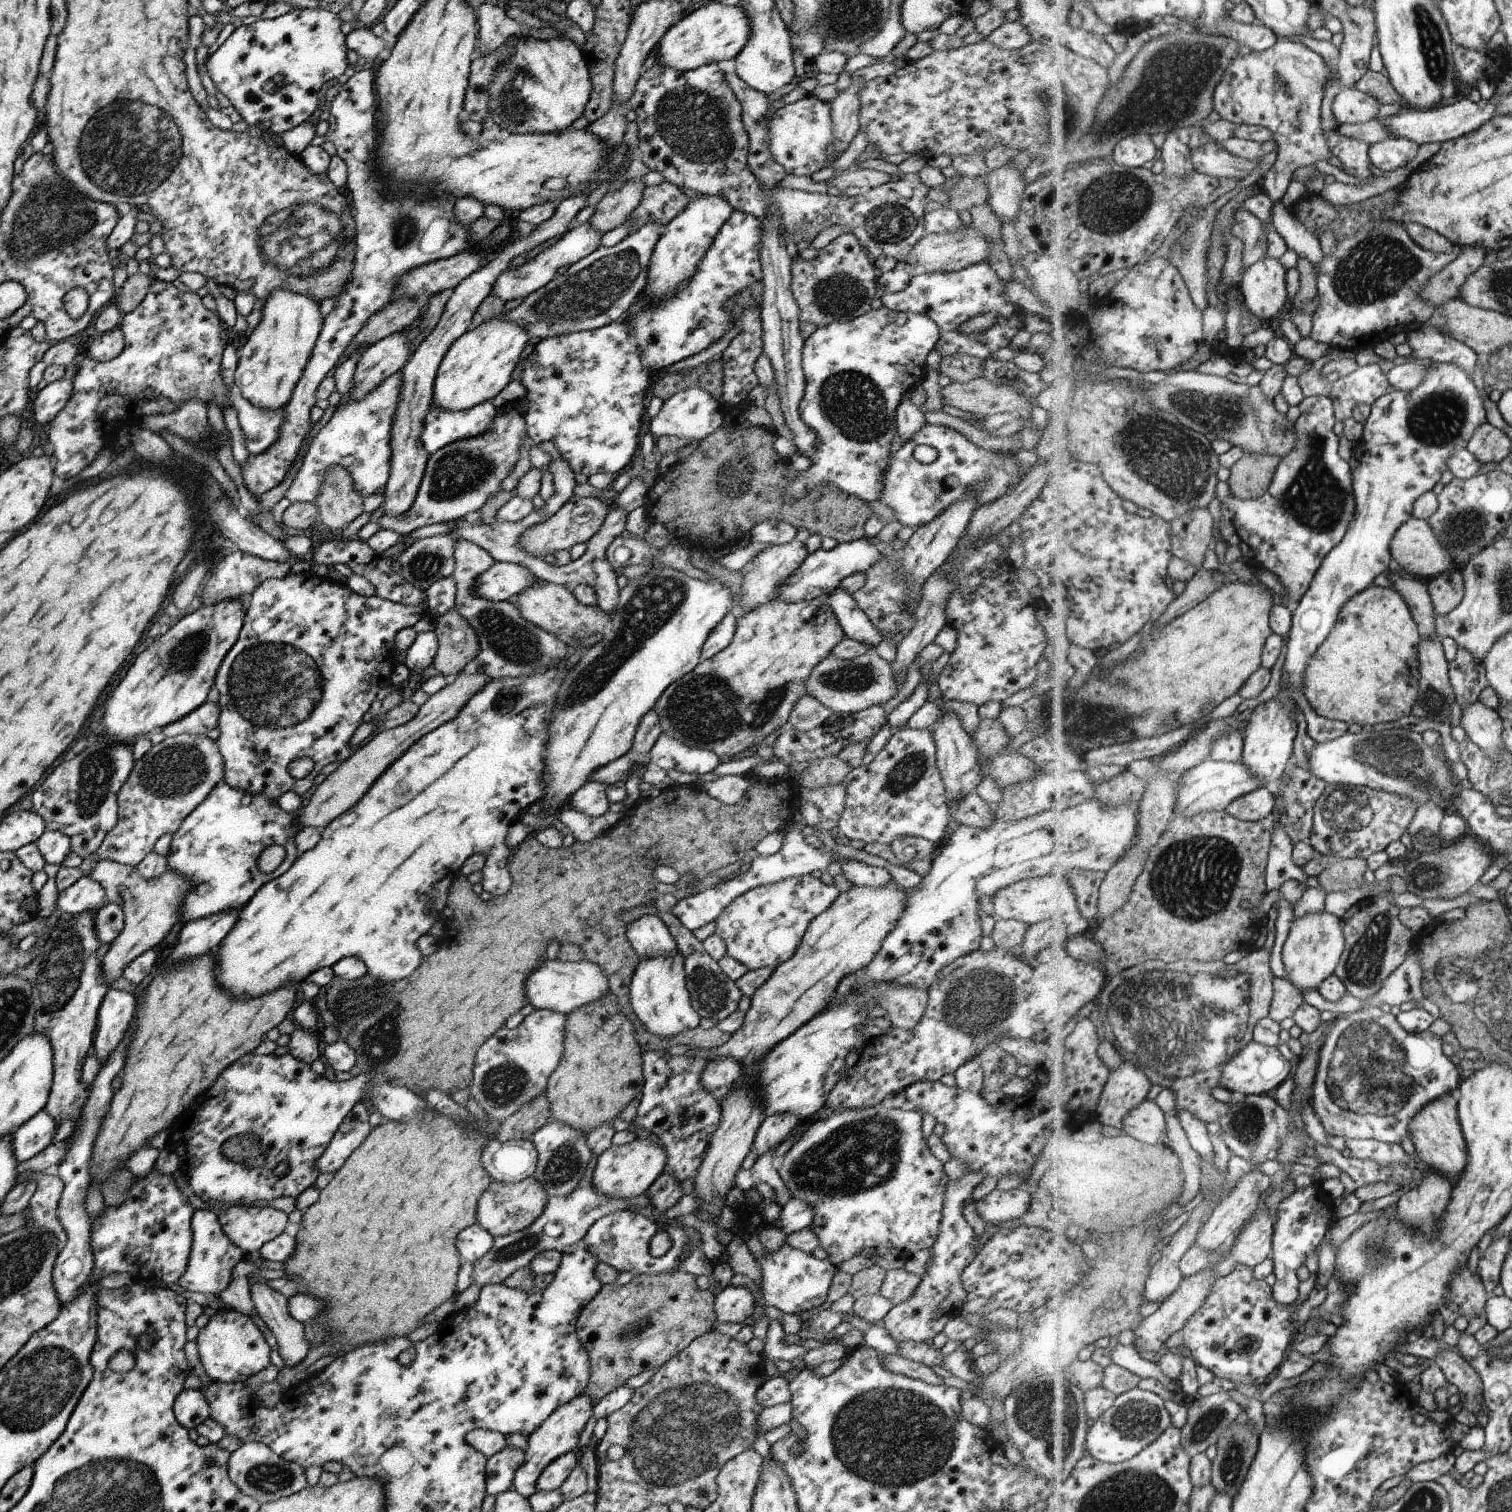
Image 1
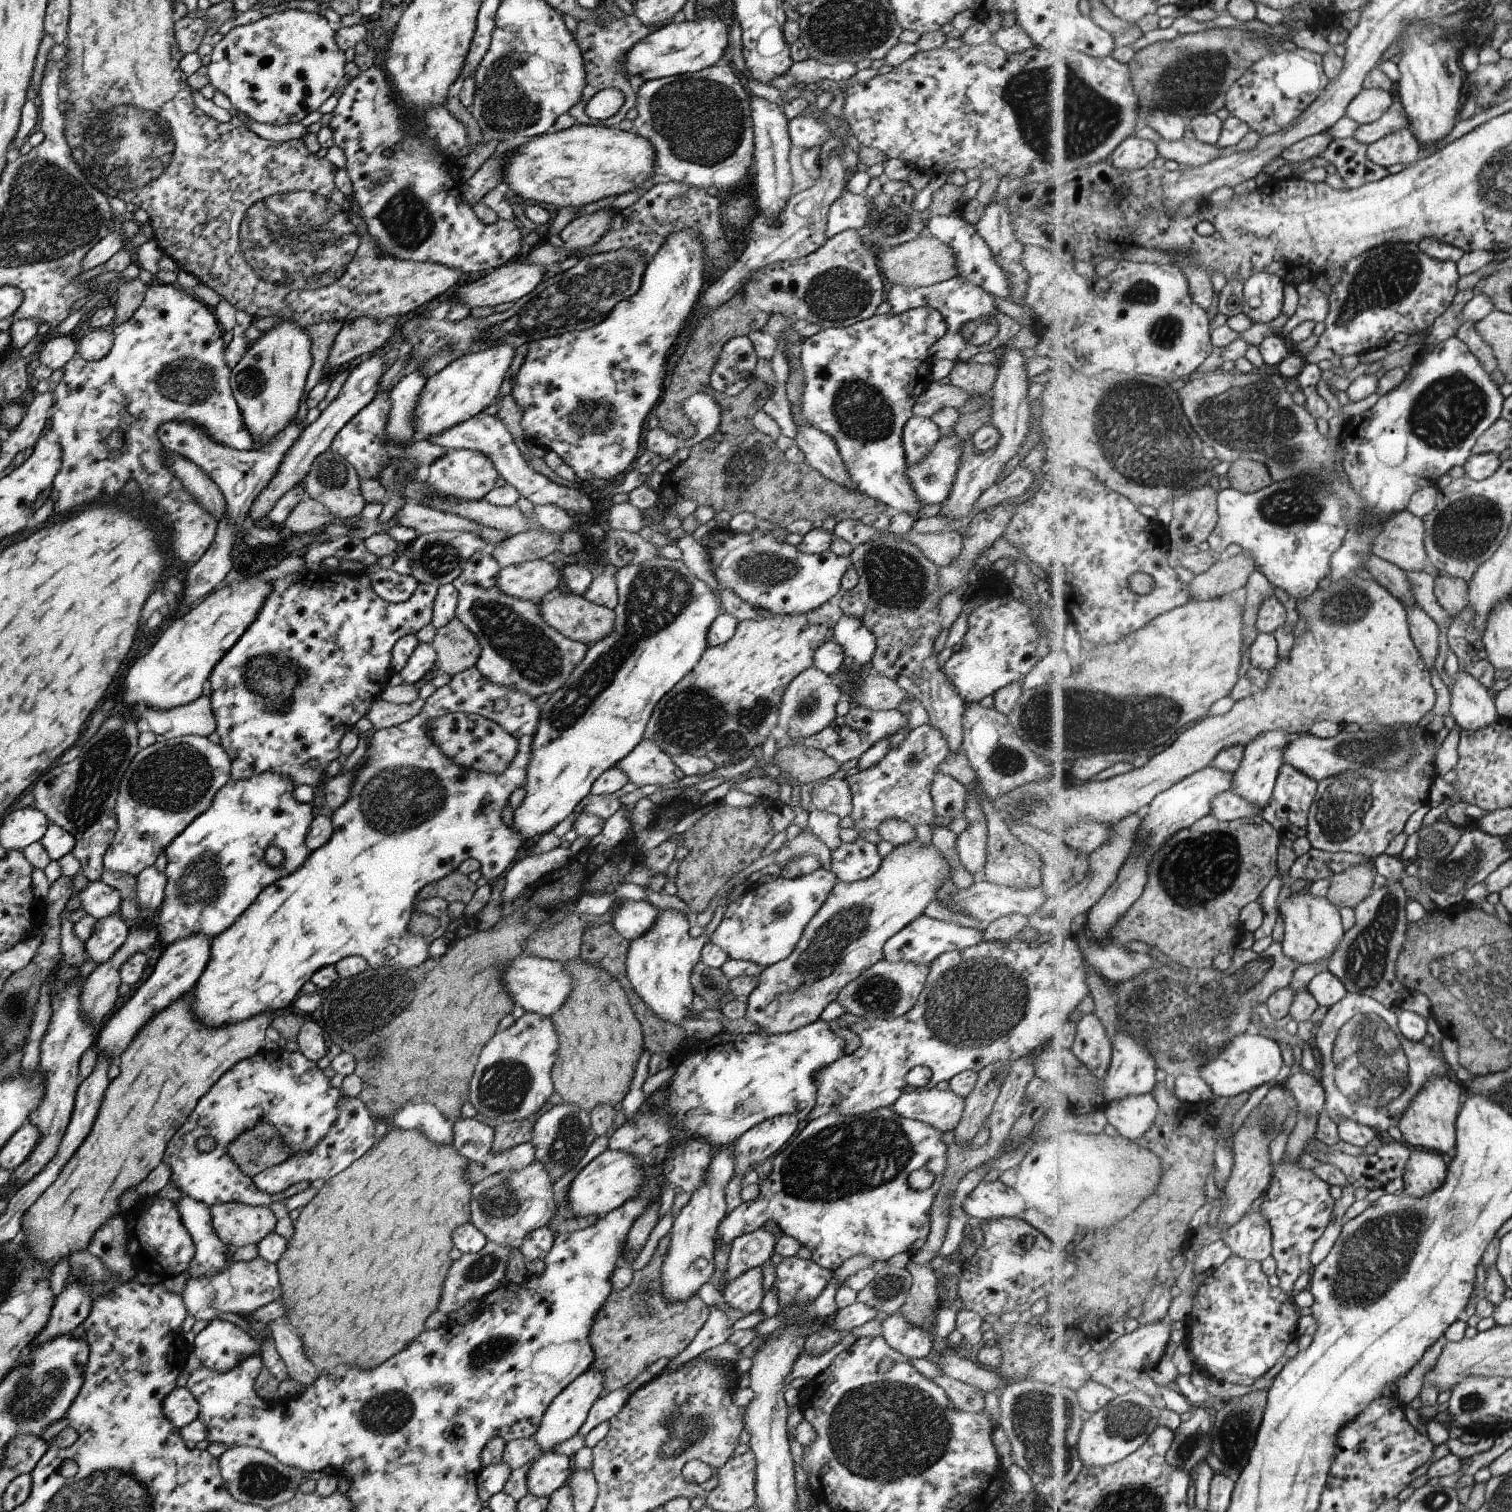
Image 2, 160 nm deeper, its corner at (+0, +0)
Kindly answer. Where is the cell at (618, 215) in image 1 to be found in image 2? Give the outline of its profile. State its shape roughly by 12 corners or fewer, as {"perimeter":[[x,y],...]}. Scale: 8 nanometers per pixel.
{"perimeter":[[613,209],[569,221],[558,234],[574,251],[594,245]]}

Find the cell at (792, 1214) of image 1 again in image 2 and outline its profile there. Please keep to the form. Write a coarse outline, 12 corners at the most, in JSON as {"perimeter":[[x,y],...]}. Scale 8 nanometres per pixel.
{"perimeter":[[761,1226],[730,1242],[725,1288],[762,1266],[776,1239]]}

